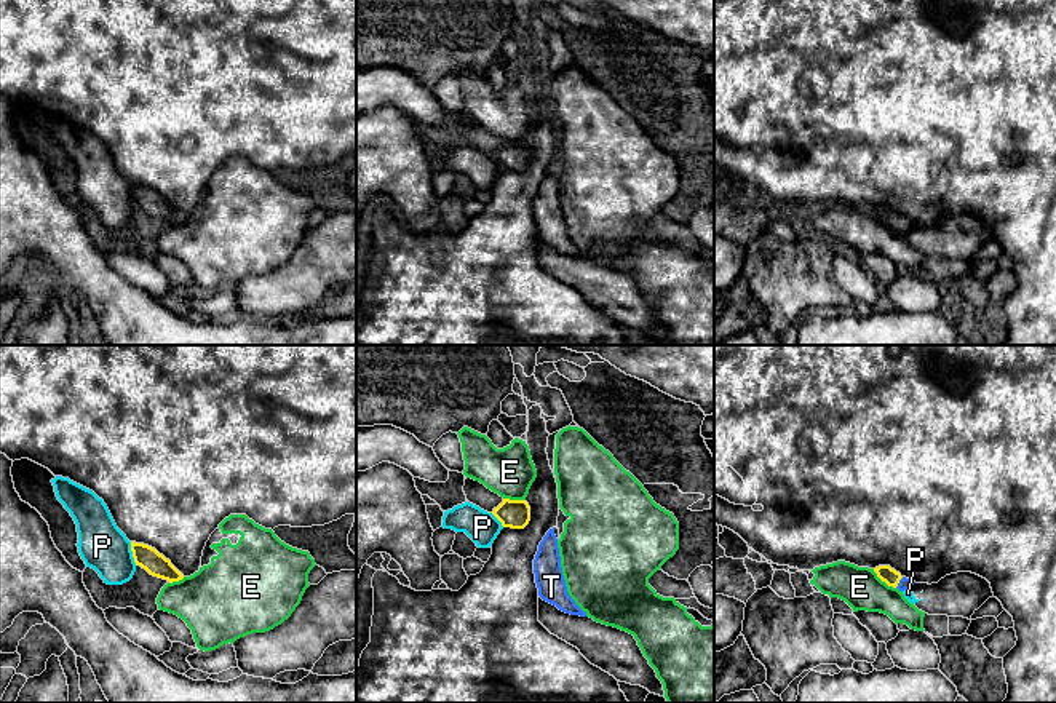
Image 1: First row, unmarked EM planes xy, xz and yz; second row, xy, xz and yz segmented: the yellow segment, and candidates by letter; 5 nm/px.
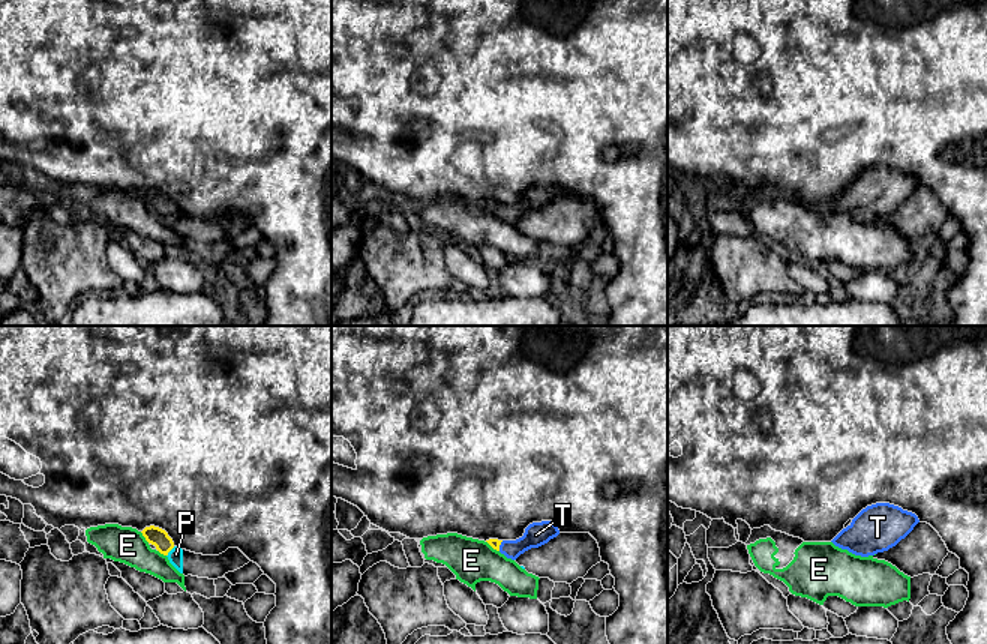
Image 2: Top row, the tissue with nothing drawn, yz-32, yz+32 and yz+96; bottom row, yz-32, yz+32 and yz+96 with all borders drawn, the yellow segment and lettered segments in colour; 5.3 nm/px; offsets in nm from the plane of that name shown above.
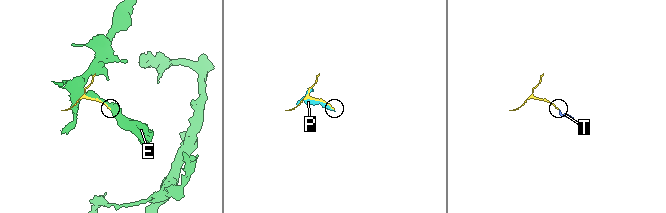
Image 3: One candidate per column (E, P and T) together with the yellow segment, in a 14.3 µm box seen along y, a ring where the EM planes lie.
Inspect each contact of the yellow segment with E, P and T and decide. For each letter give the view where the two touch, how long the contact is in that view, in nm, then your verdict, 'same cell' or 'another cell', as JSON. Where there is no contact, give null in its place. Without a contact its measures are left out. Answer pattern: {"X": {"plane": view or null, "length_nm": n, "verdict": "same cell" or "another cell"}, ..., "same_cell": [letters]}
{"E": {"plane": "yz", "length_nm": 160, "verdict": "another cell"}, "P": {"plane": "xy", "length_nm": 120, "verdict": "another cell"}, "T": {"plane": "yz", "length_nm": 70, "verdict": "same cell"}, "same_cell": ["T"]}

